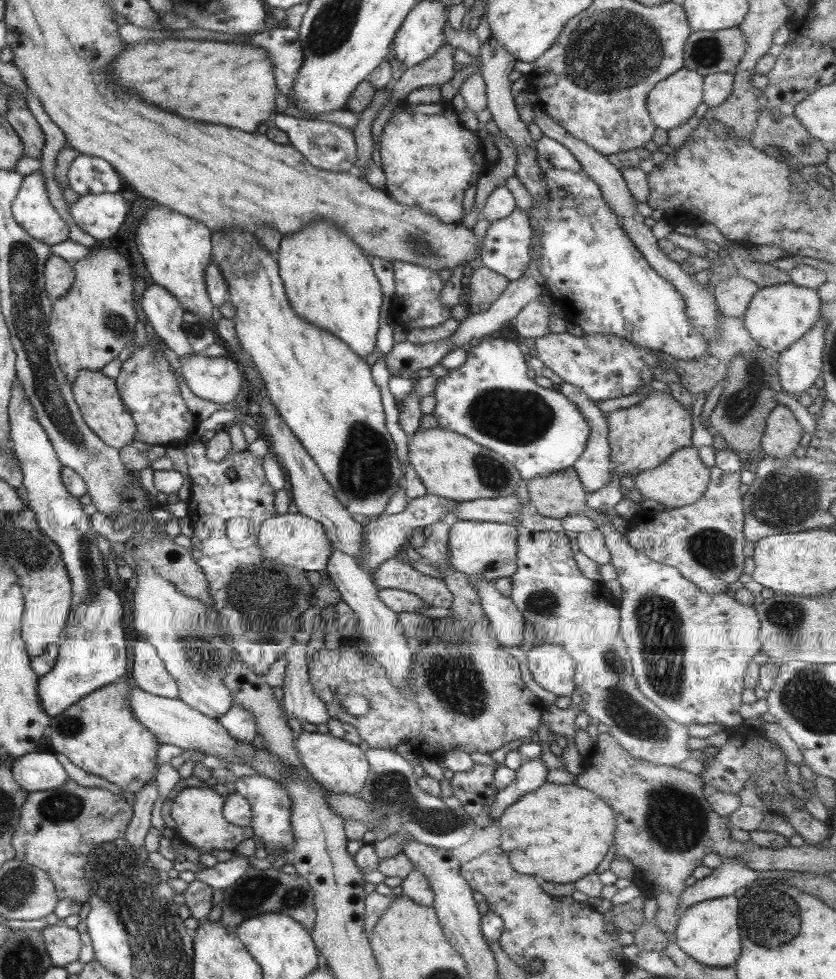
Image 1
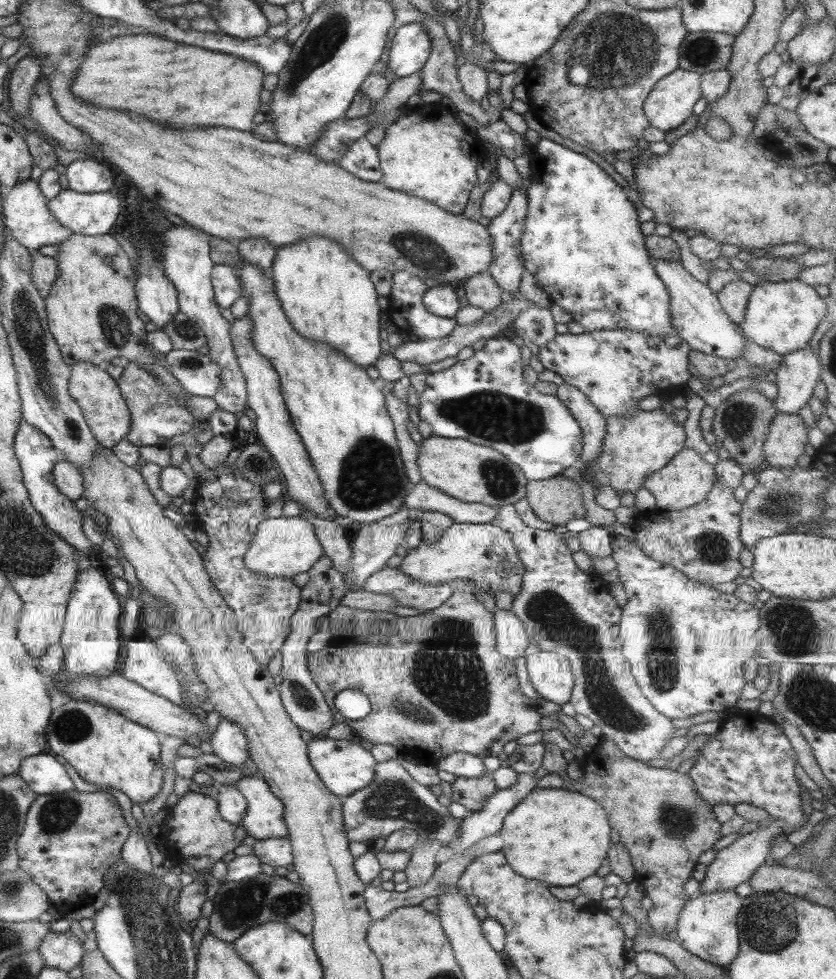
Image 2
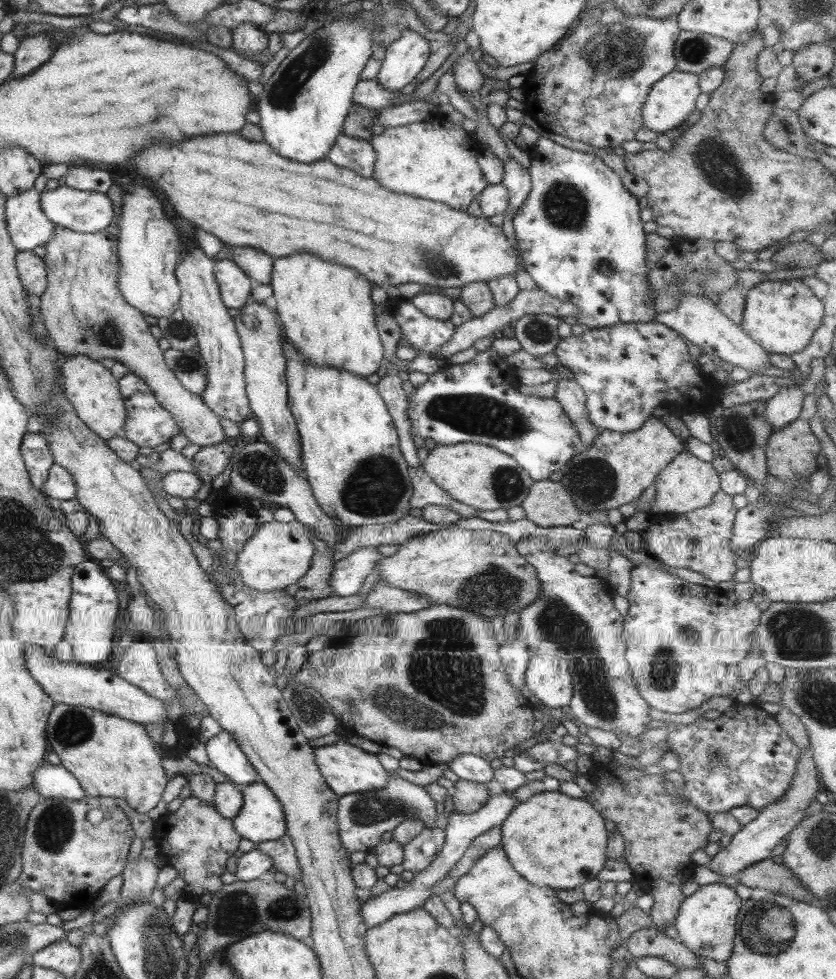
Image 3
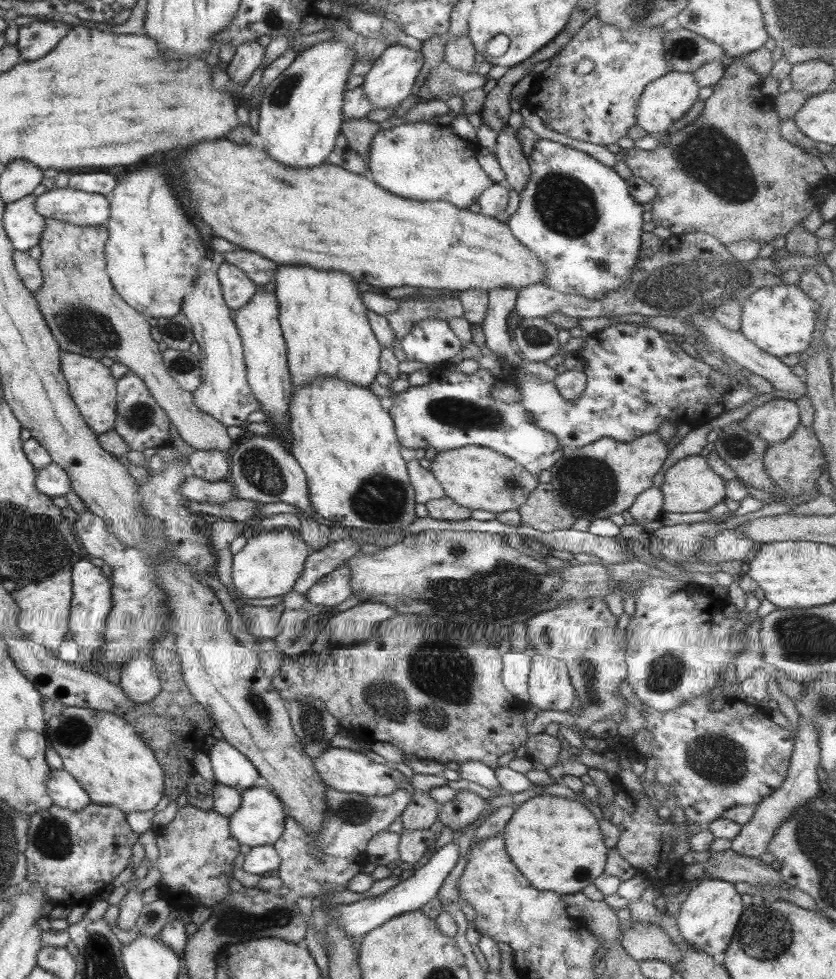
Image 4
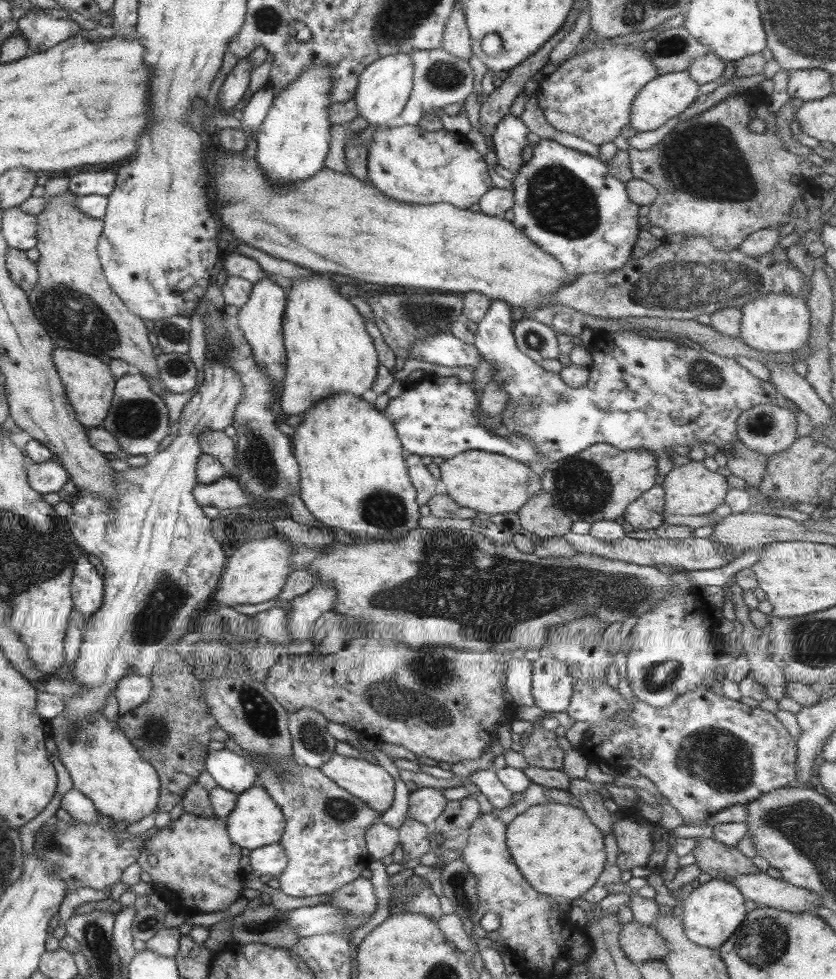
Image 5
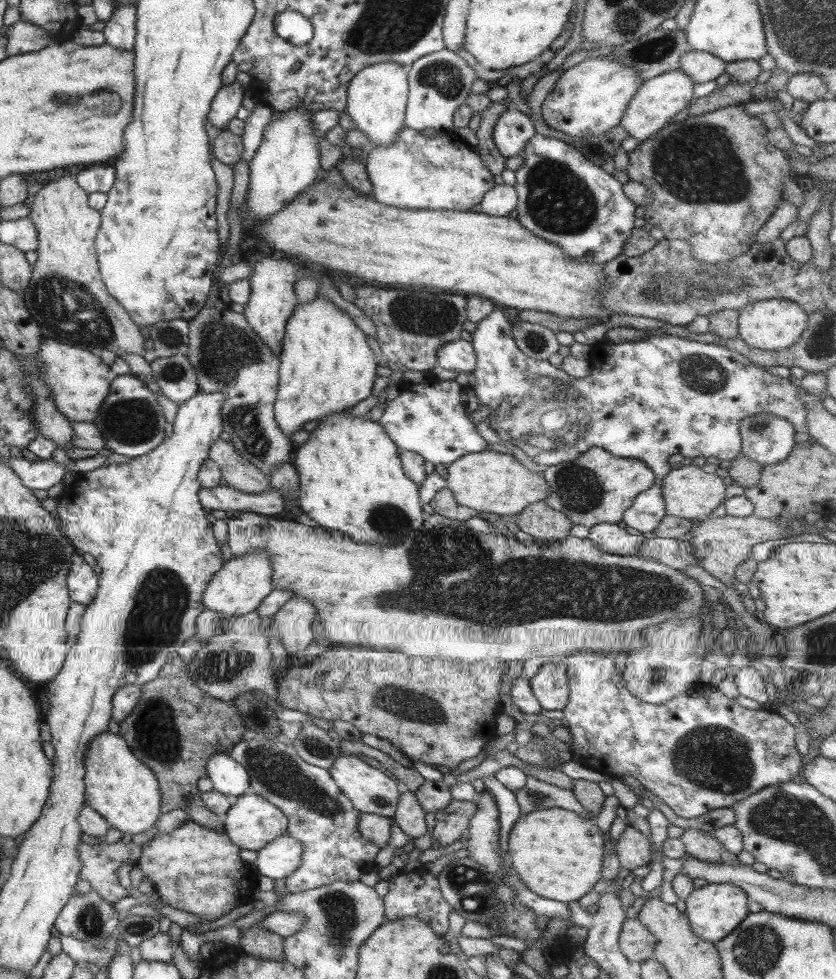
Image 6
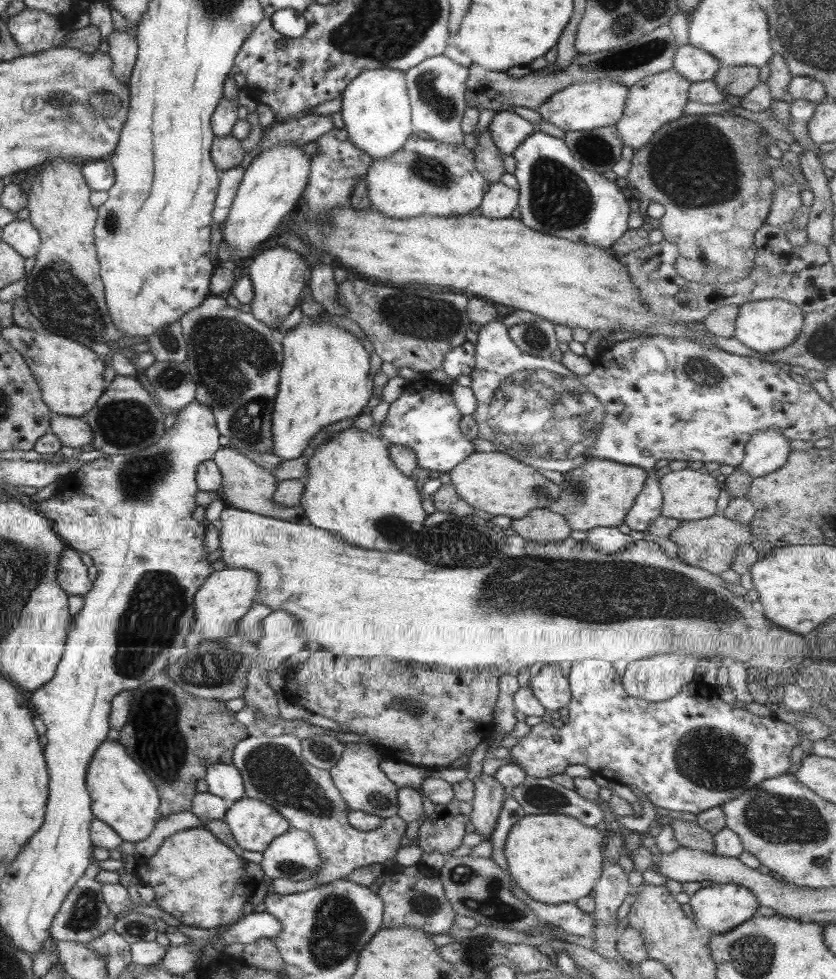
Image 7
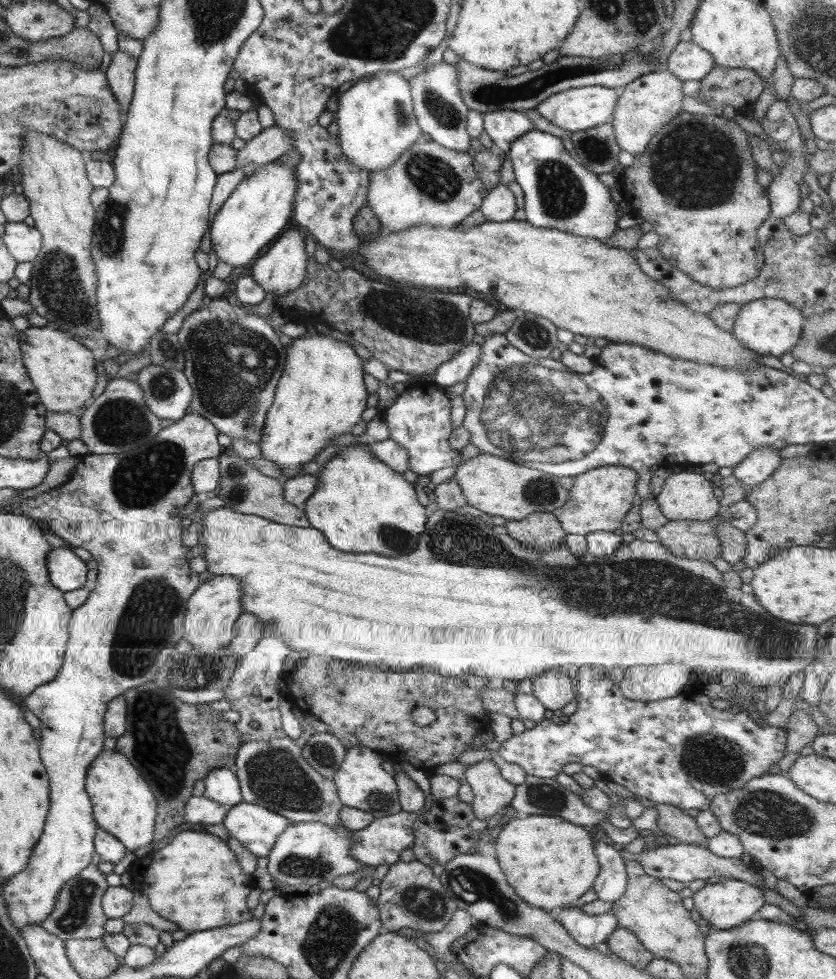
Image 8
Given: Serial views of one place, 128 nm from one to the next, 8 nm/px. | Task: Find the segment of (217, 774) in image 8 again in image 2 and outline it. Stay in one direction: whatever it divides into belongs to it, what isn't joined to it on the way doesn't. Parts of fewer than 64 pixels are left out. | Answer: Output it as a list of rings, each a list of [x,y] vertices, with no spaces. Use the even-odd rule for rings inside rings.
[[[221,718],[211,734],[210,744],[213,748],[213,755],[224,764],[235,770],[246,767],[247,738],[235,722]]]

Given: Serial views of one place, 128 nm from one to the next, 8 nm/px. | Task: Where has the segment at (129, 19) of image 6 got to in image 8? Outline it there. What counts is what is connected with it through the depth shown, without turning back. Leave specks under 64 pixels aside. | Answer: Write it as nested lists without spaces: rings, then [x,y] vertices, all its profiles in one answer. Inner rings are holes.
[[[117,50],[111,55],[110,63],[105,71],[107,86],[123,115],[127,112],[133,94],[135,68],[136,61],[127,52]]]

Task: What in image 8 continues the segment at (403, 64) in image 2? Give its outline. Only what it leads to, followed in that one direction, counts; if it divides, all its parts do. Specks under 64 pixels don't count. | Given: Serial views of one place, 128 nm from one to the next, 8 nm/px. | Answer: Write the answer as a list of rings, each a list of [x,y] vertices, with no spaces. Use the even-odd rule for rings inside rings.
[[[399,71],[376,72],[367,78],[361,78],[338,97],[338,109],[334,119],[338,126],[337,140],[341,155],[348,164],[367,172],[381,171],[391,167],[399,155],[416,141],[421,140],[422,132],[413,115],[409,83],[403,79]]]

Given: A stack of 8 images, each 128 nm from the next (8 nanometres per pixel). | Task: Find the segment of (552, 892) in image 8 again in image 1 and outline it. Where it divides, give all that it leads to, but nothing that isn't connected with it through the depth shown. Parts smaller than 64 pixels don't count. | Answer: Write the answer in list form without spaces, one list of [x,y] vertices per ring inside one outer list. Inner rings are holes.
[[[545,782],[539,788],[520,796],[511,806],[505,807],[496,822],[500,832],[500,847],[507,855],[511,868],[519,874],[539,876],[545,882],[555,884],[572,883],[593,872],[612,845],[615,830],[613,811],[607,803],[603,804],[593,792],[579,788],[574,783]]]

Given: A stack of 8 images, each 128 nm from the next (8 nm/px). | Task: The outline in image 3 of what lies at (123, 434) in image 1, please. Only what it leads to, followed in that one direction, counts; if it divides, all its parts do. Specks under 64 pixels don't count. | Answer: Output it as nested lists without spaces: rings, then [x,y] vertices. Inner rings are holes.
[[[75,355],[65,357],[65,363],[61,365],[61,373],[64,397],[75,409],[77,418],[104,441],[123,436],[123,425],[126,420],[125,406],[118,390],[118,379],[113,378],[110,369],[86,356]]]

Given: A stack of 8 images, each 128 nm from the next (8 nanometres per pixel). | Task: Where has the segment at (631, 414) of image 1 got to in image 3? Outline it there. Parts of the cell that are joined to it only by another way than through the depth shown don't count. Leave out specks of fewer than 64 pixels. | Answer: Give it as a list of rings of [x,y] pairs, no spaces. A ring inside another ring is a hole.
[[[652,417],[633,432],[602,430],[591,446],[573,455],[560,468],[559,484],[569,490],[569,496],[584,517],[587,512],[617,508],[637,501],[641,492],[651,486],[655,476],[684,450],[684,442]]]

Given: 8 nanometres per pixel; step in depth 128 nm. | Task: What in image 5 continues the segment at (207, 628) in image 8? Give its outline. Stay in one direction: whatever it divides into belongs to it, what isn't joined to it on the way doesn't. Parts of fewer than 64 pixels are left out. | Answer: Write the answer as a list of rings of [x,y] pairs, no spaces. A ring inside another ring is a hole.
[[[267,537],[237,544],[227,555],[223,572],[211,594],[211,604],[259,604],[274,599],[279,595],[287,575],[291,572],[291,555],[291,546],[283,542],[281,537]]]

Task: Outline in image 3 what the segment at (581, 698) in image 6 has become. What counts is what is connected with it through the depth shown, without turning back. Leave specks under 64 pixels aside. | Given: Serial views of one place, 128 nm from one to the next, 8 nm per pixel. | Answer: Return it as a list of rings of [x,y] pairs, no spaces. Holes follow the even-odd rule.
[[[734,702],[730,709],[716,719],[697,717],[687,725],[667,723],[662,730],[667,732],[666,744],[670,752],[679,759],[677,772],[683,777],[684,796],[695,808],[705,814],[725,812],[730,808],[748,806],[755,810],[781,799],[791,788],[791,779],[796,768],[799,747],[789,739],[789,735],[779,726],[774,717],[761,710],[756,704],[742,705]]]

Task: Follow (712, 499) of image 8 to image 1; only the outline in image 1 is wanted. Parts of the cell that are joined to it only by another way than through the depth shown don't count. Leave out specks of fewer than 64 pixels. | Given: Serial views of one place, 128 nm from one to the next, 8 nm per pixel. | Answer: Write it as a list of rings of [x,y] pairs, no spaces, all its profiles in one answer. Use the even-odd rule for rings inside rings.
[[[691,446],[671,452],[667,460],[663,460],[655,468],[645,468],[637,472],[633,480],[634,488],[641,493],[643,500],[655,500],[665,509],[679,508],[699,500],[704,494],[709,482],[709,468],[703,465],[698,452]]]

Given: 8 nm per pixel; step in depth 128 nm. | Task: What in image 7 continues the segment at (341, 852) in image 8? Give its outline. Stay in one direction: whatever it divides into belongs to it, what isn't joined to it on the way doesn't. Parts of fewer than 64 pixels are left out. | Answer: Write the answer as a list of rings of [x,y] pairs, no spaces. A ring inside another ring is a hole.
[[[289,827],[264,848],[259,866],[270,880],[305,880],[319,870],[319,851],[309,831]]]

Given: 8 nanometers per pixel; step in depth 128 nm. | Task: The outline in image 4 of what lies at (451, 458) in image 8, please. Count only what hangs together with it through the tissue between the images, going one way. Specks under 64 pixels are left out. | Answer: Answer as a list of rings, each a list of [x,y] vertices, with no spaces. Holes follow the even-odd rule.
[[[479,367],[472,374],[446,370],[440,378],[430,378],[423,386],[410,386],[397,393],[393,397],[387,412],[395,426],[396,437],[400,446],[414,451],[417,448],[421,448],[421,450],[433,448],[437,452],[463,446],[488,448],[520,464],[529,474],[538,478],[541,470],[548,469],[561,458],[563,448],[557,444],[555,436],[537,428],[532,423],[530,415],[523,412],[523,404],[520,401],[505,404],[505,402],[491,397],[491,387],[495,386],[497,382],[498,377],[493,376],[485,368]]]

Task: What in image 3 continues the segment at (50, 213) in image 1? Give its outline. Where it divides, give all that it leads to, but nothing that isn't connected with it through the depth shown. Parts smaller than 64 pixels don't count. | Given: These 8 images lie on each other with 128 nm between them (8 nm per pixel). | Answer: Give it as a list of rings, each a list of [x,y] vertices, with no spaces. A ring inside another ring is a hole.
[[[29,188],[15,197],[7,197],[5,205],[6,228],[9,230],[10,240],[18,252],[31,251],[37,246],[45,246],[51,239],[55,225],[46,218],[40,208],[40,192]]]

